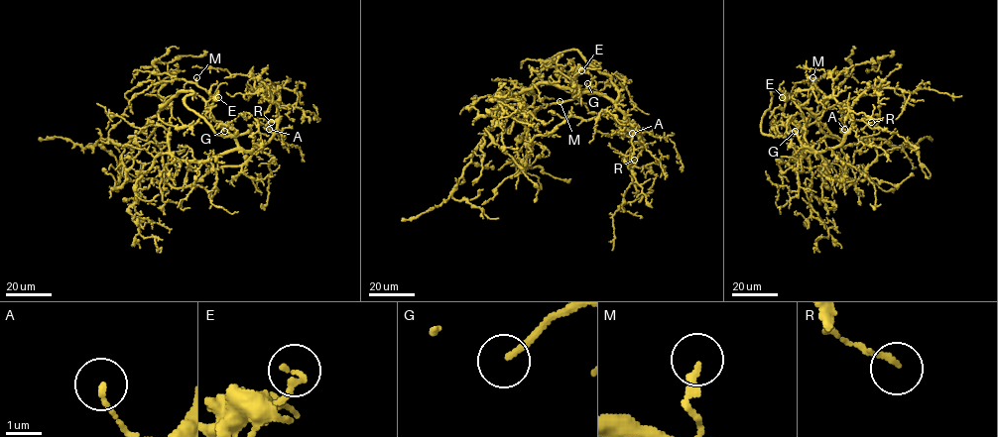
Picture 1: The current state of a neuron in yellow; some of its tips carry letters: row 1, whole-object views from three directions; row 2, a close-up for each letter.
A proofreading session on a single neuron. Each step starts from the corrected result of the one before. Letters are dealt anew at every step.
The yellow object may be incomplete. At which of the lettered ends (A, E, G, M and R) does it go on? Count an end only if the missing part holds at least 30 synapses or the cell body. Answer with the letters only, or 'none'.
G

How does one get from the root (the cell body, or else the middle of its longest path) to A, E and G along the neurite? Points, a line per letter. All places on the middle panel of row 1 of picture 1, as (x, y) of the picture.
A: (582, 55), (610, 76), (618, 91), (615, 105), (624, 115), (624, 125), (632, 133)
E: (582, 55), (610, 76), (618, 91), (617, 98), (611, 100), (597, 92), (578, 94), (564, 78), (581, 70)
G: (582, 55), (610, 76), (618, 96), (613, 100), (597, 92), (589, 94), (587, 83)

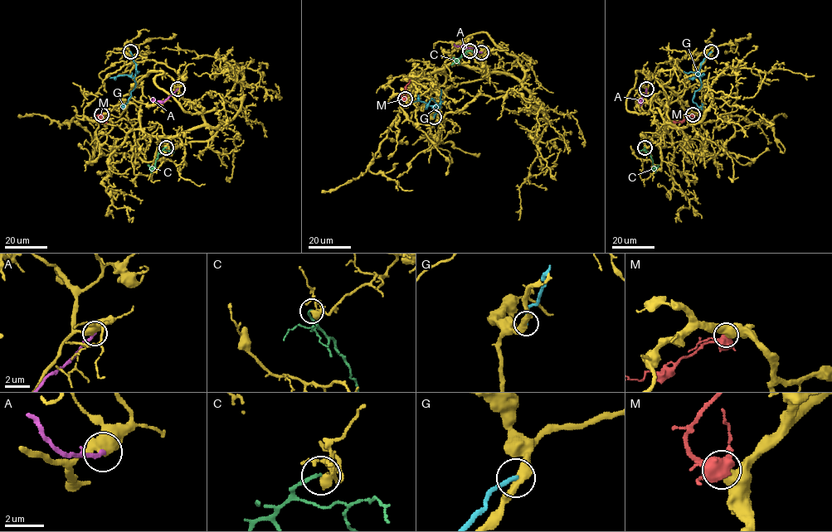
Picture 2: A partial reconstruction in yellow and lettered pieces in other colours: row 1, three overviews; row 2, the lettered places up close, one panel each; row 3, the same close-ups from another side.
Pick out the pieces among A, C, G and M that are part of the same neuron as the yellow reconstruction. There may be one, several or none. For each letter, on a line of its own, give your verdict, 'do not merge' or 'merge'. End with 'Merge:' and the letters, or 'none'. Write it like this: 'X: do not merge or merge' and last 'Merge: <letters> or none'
A: do not merge
C: merge
G: do not merge
M: do not merge
Merge: C

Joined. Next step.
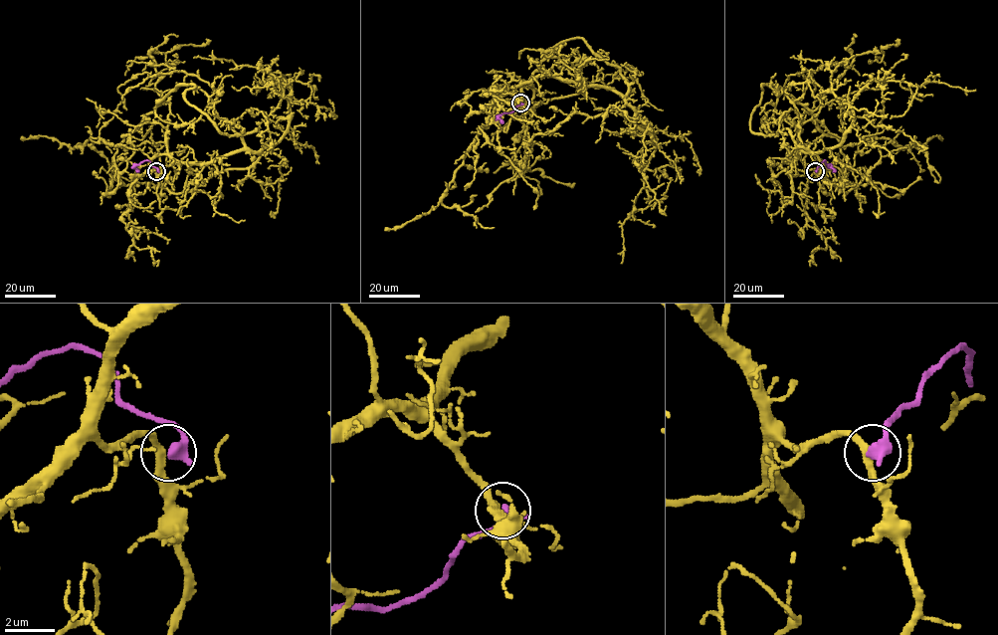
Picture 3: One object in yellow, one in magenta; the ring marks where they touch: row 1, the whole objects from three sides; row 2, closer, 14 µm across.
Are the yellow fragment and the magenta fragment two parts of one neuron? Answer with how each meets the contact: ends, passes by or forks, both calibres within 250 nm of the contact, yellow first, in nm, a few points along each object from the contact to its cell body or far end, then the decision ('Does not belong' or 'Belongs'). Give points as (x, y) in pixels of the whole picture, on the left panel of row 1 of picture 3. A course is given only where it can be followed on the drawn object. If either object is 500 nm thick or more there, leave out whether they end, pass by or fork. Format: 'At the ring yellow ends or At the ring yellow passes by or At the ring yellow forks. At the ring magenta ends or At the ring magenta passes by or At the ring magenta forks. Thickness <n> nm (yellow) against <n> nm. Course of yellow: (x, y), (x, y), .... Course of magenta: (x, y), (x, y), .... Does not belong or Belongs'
Thickness 300 nm (yellow) against 500 nm. Course of yellow: (156, 171), (264, 145), (178, 85), (117, 145), (78, 145), (129, 180). Course of magenta: (156, 171), (145, 160), (134, 167), (138, 171). Does not belong

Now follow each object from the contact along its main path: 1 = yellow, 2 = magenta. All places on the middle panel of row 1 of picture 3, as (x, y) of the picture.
1: (520, 103), (513, 90), (539, 76), (628, 85), (582, 38), (548, 50), (442, 198), (494, 227)
2: (520, 103), (498, 117), (502, 123)

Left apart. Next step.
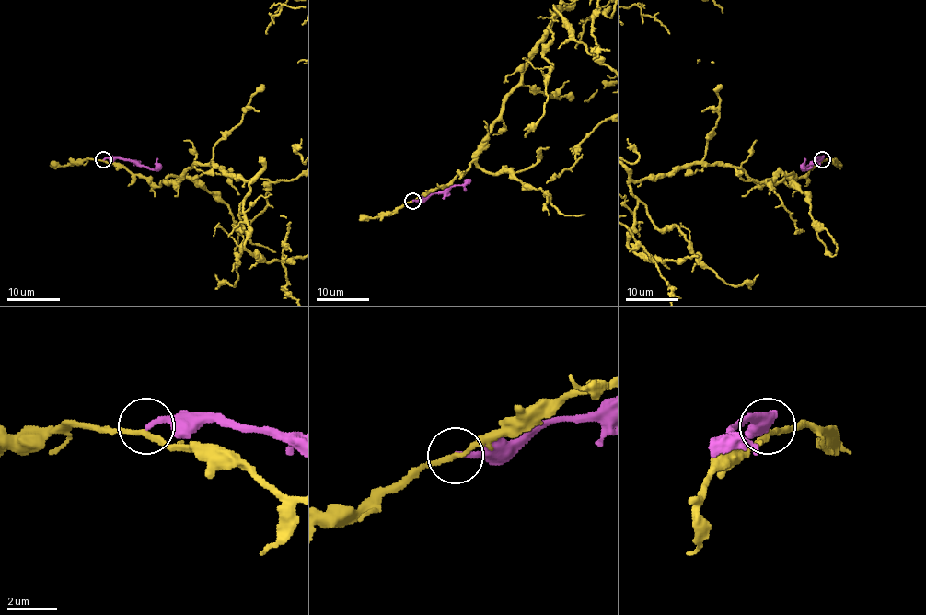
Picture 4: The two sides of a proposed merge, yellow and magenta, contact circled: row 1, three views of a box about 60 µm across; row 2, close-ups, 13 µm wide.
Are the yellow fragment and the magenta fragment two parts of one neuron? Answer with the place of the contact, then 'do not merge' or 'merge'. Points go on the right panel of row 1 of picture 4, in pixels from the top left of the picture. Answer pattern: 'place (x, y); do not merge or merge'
place (822, 159); do not merge

